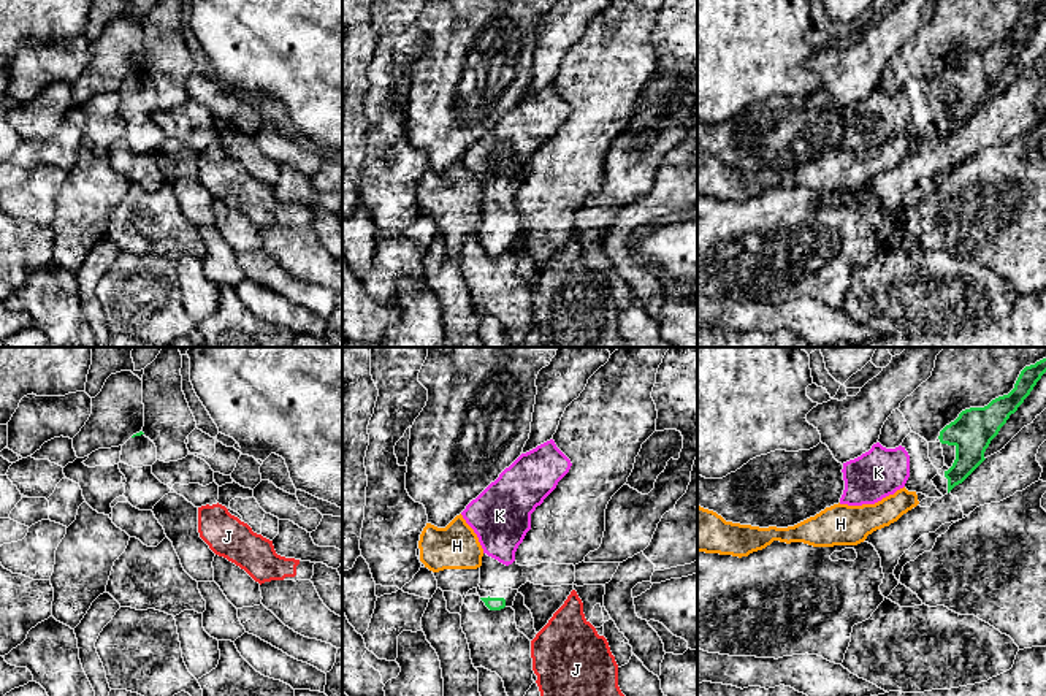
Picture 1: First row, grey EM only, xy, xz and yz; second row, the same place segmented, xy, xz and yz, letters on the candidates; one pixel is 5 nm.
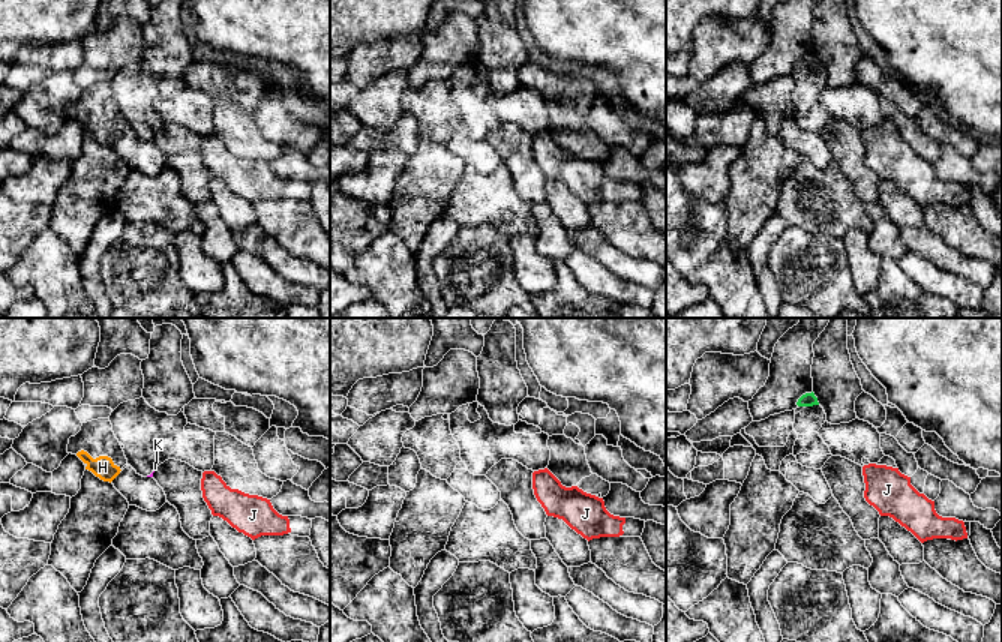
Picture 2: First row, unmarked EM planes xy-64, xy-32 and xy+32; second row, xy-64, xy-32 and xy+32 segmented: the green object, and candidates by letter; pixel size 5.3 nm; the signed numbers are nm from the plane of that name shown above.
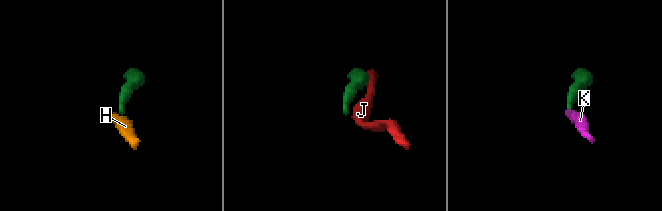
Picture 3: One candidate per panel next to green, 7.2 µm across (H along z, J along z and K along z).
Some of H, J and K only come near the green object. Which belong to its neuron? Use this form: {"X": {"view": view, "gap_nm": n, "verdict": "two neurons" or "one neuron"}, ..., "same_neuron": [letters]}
{"H": {"view": "xz", "gap_nm": 150, "verdict": "two neurons"}, "J": {"view": "xz", "gap_nm": 220, "verdict": "two neurons"}, "K": {"view": "xz", "gap_nm": 170, "verdict": "one neuron"}, "same_neuron": ["K"]}

